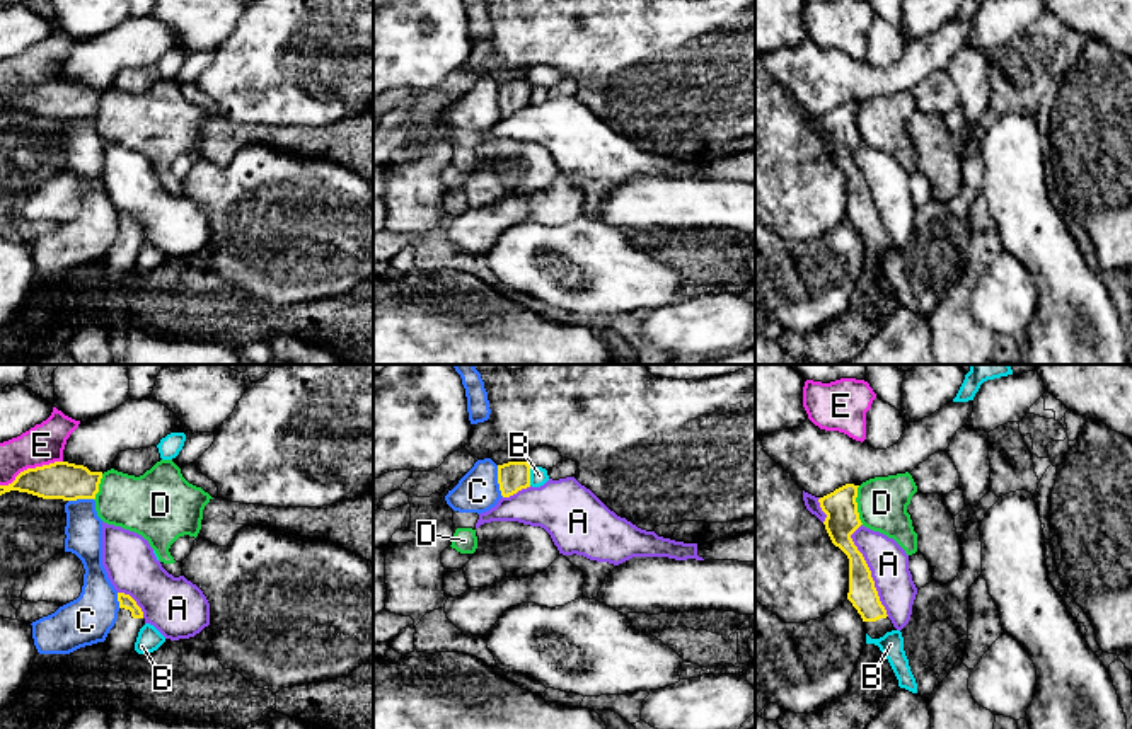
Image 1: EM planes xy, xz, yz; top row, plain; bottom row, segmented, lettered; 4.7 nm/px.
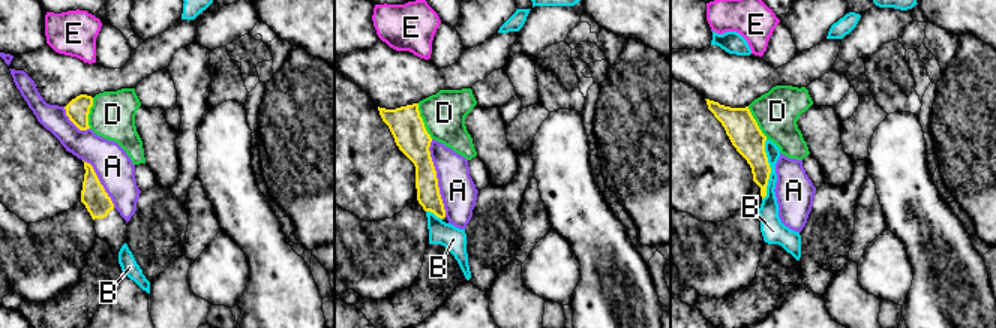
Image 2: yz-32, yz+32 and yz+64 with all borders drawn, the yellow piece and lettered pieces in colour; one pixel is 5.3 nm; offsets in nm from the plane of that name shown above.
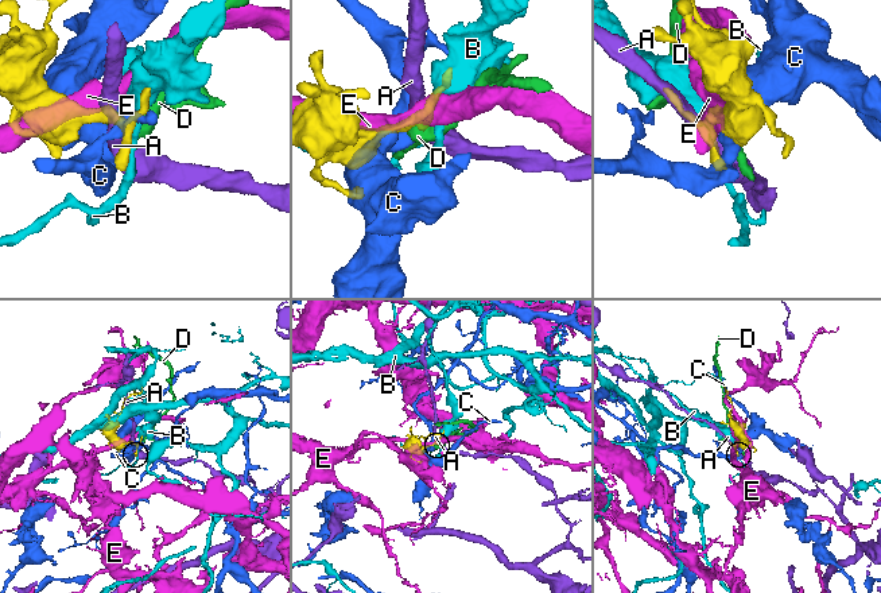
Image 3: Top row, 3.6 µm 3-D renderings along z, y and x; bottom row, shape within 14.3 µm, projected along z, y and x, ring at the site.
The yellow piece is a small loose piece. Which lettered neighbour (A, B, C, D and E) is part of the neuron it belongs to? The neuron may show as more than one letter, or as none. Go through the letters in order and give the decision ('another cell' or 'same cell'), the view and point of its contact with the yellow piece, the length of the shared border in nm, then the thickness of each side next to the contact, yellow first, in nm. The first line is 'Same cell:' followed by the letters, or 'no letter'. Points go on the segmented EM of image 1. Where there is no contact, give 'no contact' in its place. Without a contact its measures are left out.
Same cell: no letter
A: another cell; meets yellow in yz at (868, 569); contact 460 nm long; 140 nm thick on the yellow side, 190 nm on the other
B: another cell; meets yellow in xz at (529, 476); contact 90 nm long; 140 nm thick on the yellow side, 80 nm on the other
C: another cell; meets yellow in xz at (498, 481); contact 160 nm long; 140 nm thick on the yellow side, 200 nm on the other
D: another cell; meets yellow in yz at (856, 505); contact 190 nm long; 160 nm thick on the yellow side, 240 nm on the other
E: another cell; meets yellow in xy at (31, 469); contact 320 nm long; 180 nm thick on the yellow side, 190 nm on the other

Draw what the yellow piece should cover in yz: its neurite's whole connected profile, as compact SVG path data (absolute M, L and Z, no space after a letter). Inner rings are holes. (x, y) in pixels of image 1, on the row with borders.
M846 484L834 492L818 499L822 511L827 514L823 525L835 547L849 559L849 593L847 600L861 615L866 634L880 639L887 632L897 630L880 601L871 571L863 554L854 545L851 535L863 525L858 513L858 487Z

